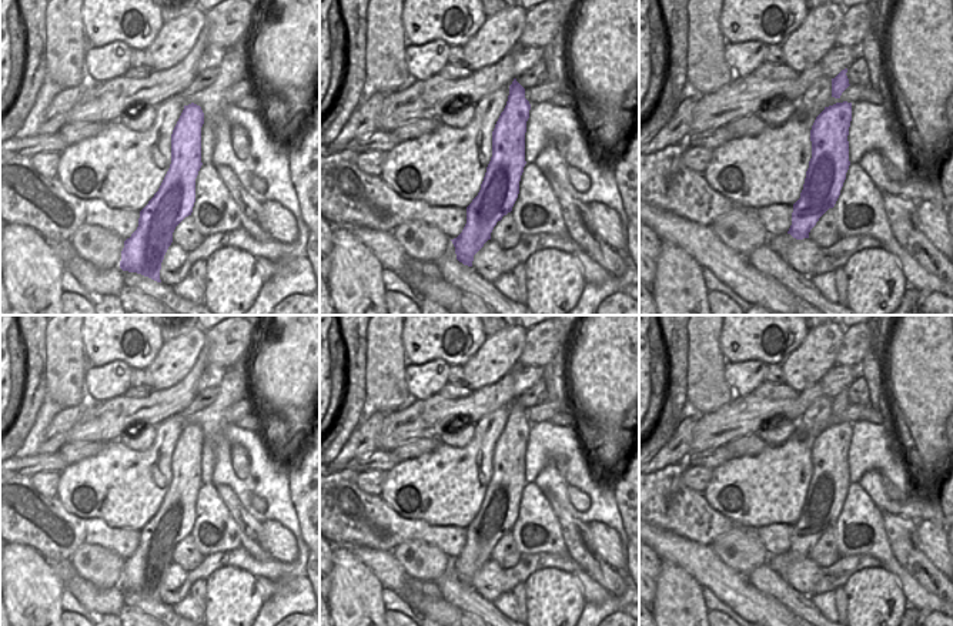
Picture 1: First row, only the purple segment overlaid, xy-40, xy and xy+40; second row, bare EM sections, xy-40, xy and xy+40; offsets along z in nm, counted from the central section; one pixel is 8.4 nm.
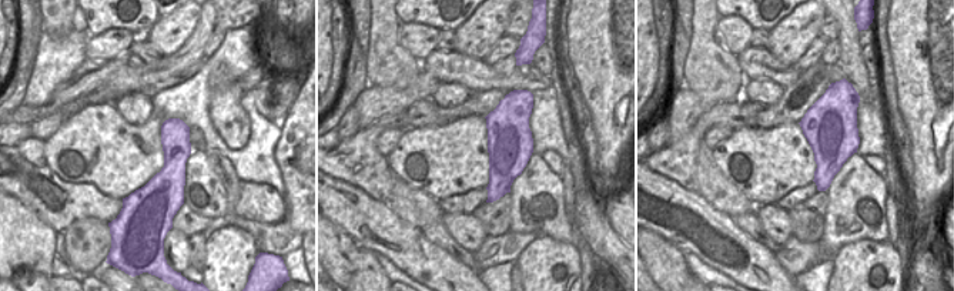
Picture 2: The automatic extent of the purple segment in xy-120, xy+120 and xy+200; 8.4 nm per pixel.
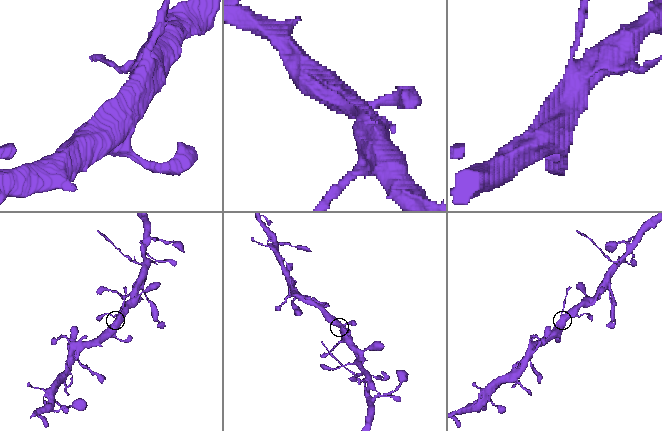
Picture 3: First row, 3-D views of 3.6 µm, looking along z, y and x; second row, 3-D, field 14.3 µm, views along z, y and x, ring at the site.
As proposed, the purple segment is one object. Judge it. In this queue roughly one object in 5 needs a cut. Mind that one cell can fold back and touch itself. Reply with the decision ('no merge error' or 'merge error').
no merge error

